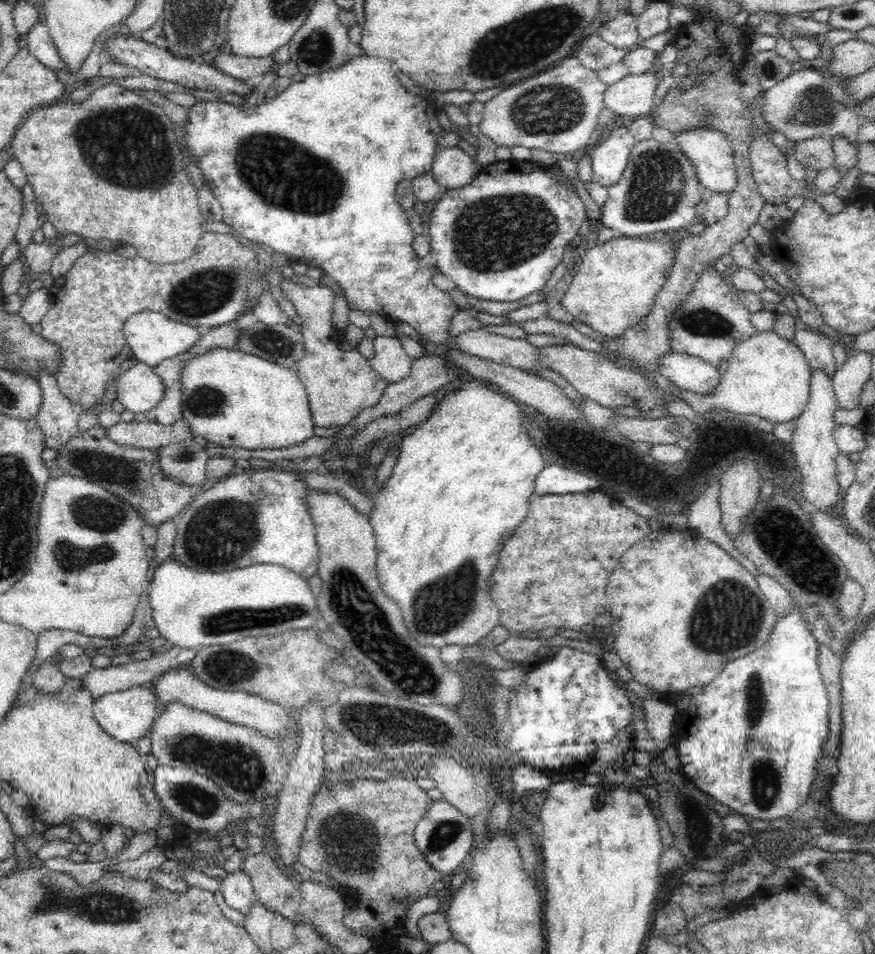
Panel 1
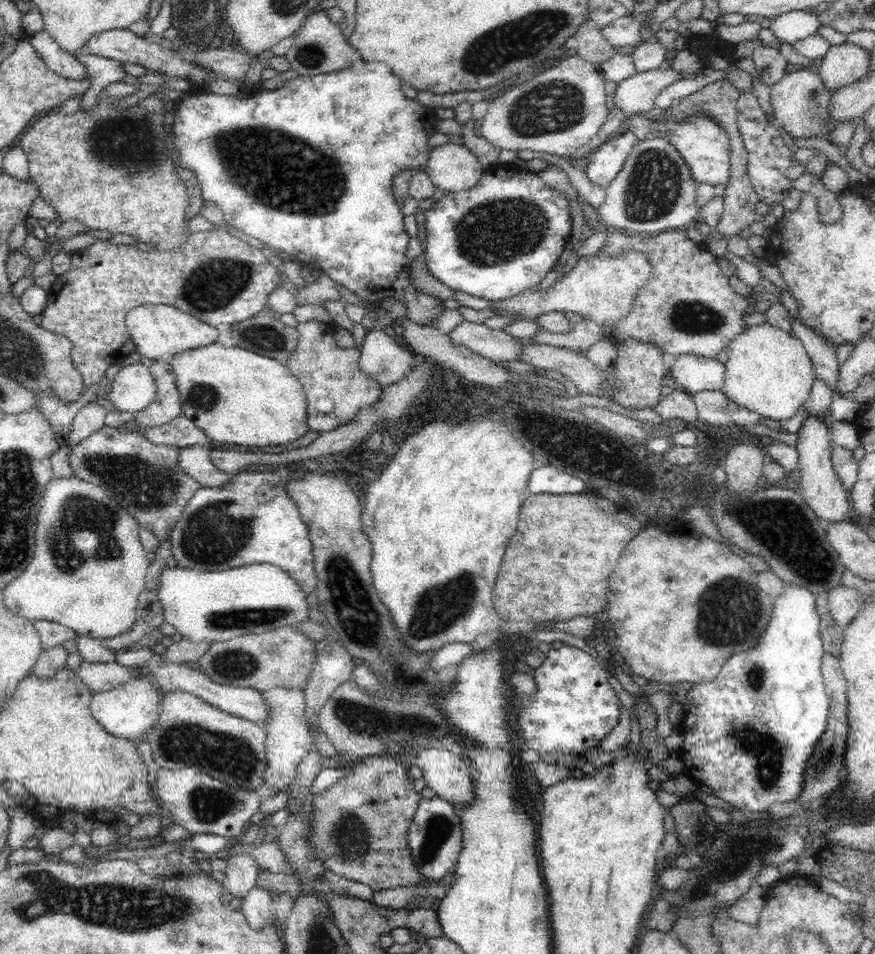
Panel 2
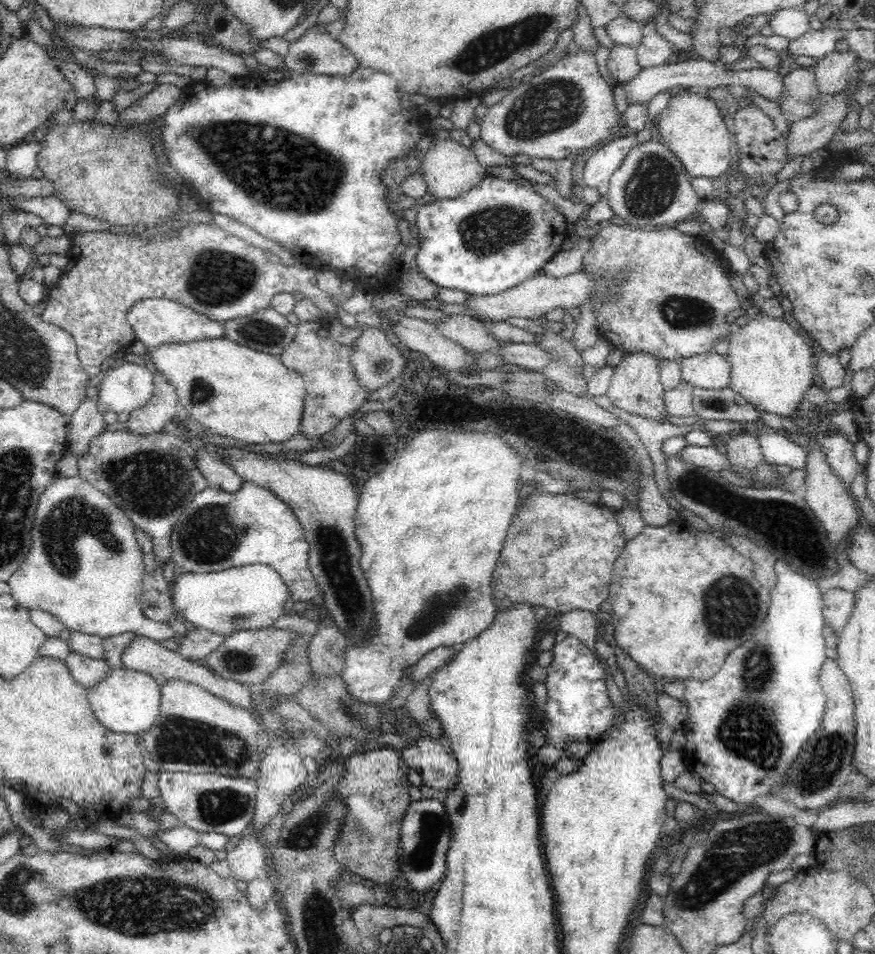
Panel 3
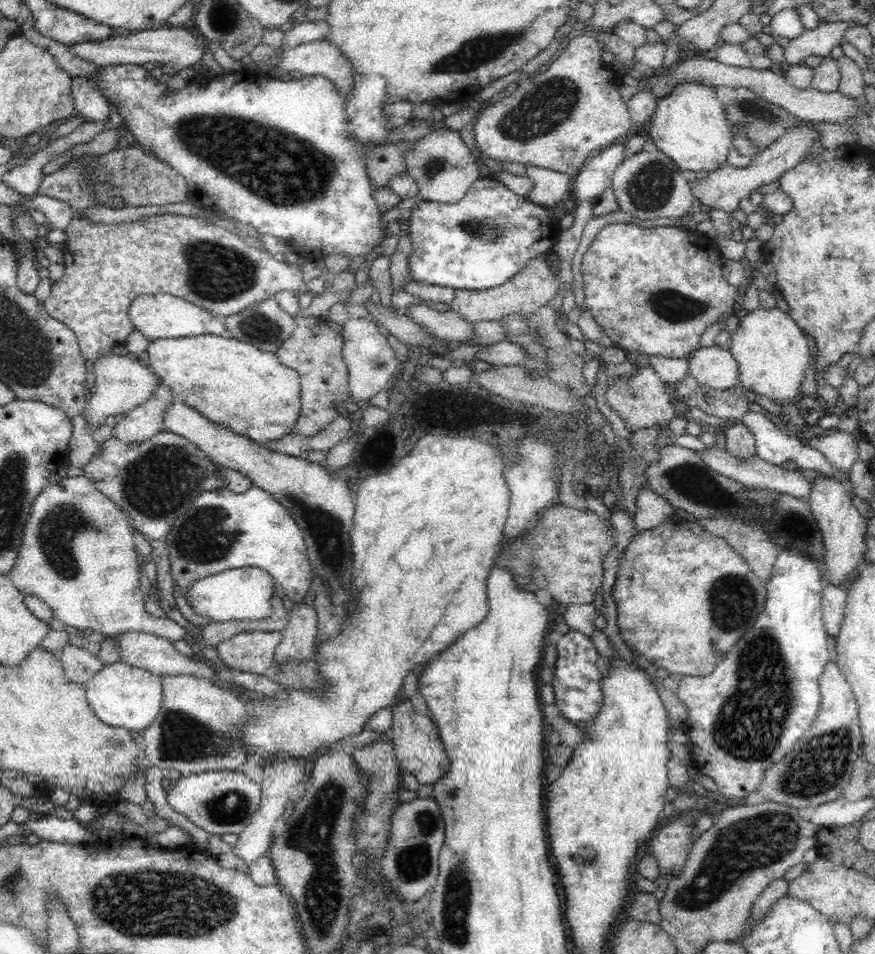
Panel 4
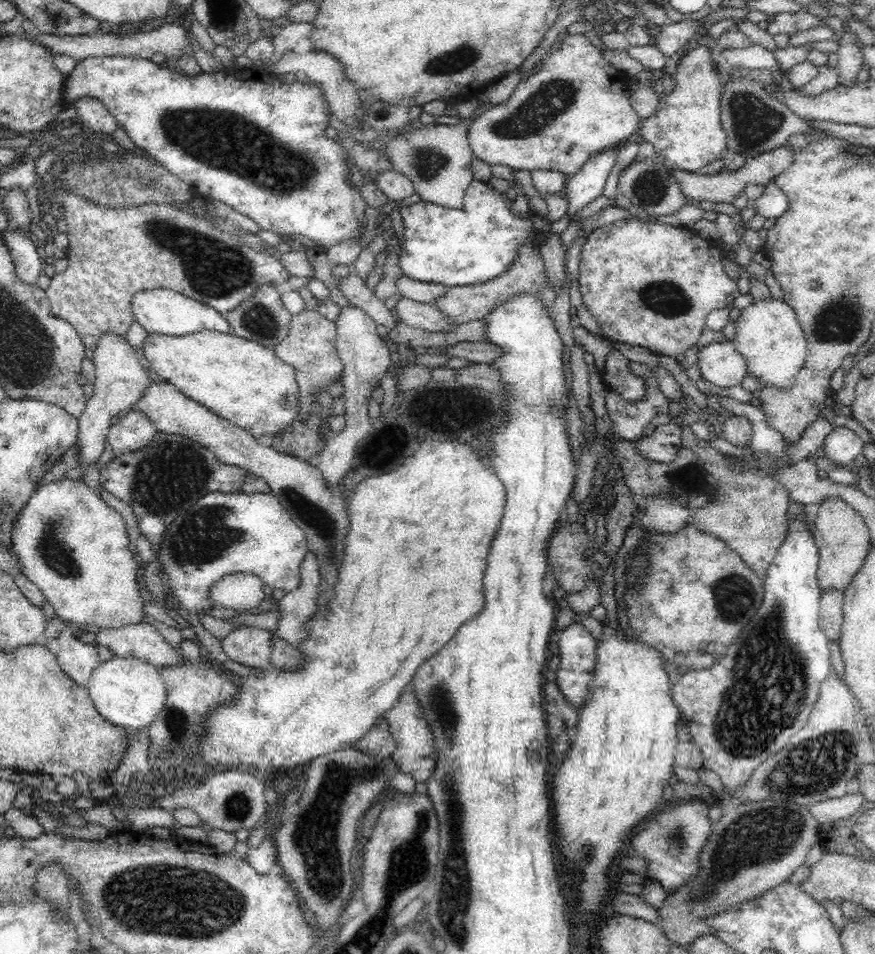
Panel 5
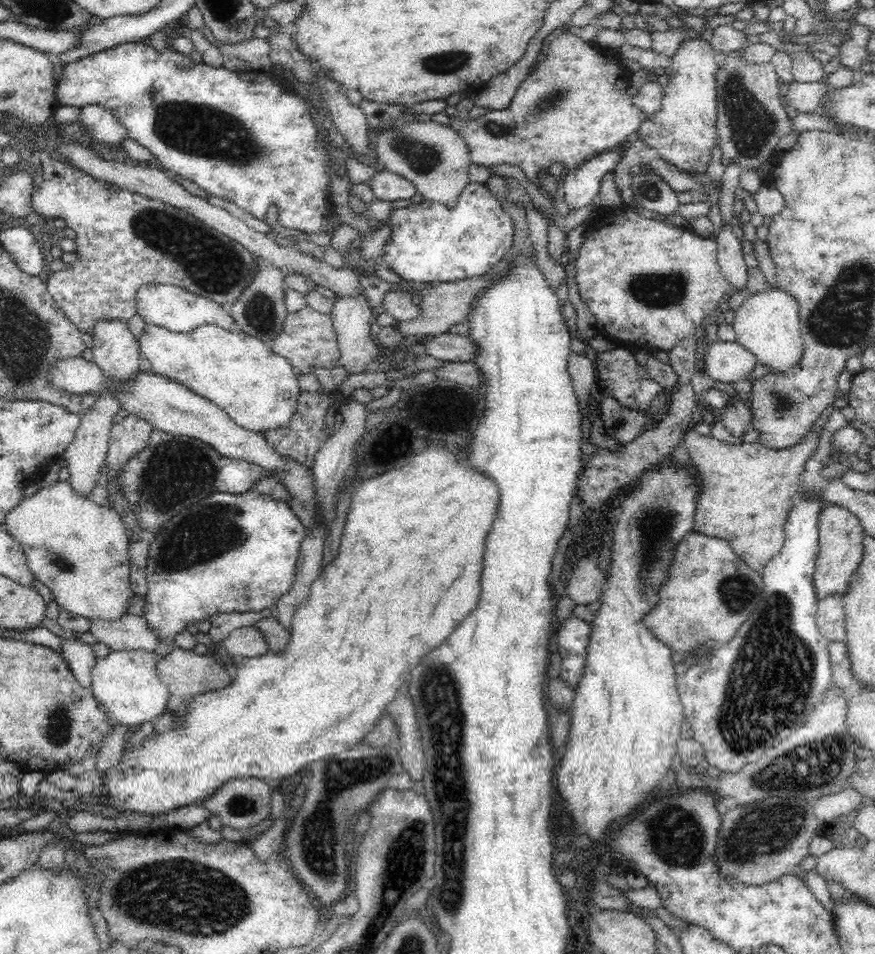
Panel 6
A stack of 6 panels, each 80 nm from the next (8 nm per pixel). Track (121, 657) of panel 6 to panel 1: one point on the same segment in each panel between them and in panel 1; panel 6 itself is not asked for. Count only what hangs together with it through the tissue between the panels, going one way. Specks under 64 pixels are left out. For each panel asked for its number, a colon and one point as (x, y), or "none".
1: (127, 715)
2: (130, 710)
3: (128, 702)
4: (122, 696)
5: (130, 693)

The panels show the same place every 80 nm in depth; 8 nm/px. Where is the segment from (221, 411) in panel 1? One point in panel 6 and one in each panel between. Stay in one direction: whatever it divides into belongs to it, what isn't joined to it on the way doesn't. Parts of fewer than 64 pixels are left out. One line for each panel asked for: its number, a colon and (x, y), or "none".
2: (232, 395)
3: (233, 391)
4: (235, 385)
5: (237, 379)
6: (242, 375)

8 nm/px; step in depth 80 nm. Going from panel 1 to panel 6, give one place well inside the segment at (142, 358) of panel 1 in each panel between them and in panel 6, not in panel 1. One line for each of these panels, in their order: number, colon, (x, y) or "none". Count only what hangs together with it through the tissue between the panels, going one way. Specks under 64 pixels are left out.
2: (157, 331)
3: (155, 322)
4: (161, 316)
5: (162, 311)
6: (169, 307)

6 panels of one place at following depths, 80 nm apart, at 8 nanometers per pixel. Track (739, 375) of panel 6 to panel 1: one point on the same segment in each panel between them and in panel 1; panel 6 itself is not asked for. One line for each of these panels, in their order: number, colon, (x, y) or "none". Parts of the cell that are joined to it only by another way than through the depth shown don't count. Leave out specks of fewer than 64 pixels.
1: (687, 372)
2: (695, 373)
3: (710, 370)
4: (713, 366)
5: (719, 363)

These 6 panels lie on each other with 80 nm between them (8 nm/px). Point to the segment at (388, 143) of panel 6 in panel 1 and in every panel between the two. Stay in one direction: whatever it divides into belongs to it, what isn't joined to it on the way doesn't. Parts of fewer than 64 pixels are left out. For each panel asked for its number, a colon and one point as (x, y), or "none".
1: (453, 168)
2: (451, 168)
3: (450, 169)
4: (443, 166)
5: (437, 159)

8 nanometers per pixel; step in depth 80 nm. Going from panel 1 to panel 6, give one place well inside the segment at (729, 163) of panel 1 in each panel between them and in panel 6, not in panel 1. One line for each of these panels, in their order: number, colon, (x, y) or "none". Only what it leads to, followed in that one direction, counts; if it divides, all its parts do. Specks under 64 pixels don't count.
2: (705, 147)
3: (693, 129)
4: (688, 125)
5: (686, 130)
6: (683, 130)

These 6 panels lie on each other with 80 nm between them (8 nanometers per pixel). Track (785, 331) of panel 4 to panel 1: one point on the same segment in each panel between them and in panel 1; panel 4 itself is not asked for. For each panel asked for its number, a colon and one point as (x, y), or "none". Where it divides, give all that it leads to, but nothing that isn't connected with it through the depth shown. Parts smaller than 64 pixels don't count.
1: (767, 377)
2: (768, 371)
3: (770, 363)

